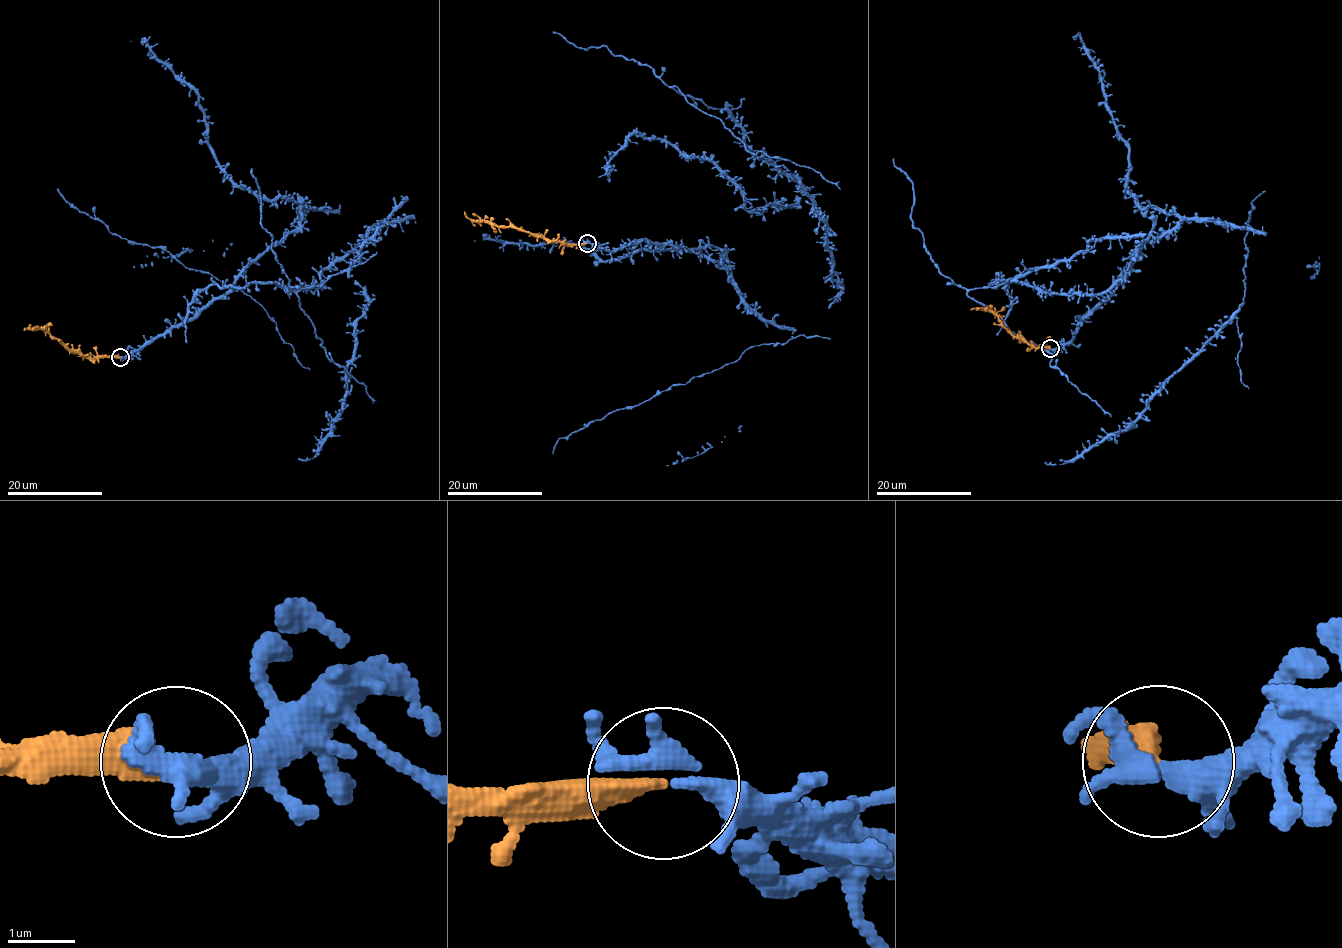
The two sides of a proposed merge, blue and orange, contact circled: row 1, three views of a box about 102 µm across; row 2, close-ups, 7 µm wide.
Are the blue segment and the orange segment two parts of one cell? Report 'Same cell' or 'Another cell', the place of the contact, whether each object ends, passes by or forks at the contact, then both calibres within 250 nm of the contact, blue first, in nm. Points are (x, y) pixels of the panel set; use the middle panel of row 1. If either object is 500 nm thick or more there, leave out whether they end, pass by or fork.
Same cell. Place: (587, 243). At the ring blue forks. At the ring orange ends. Thickness 280 nm (blue) against 360 nm

